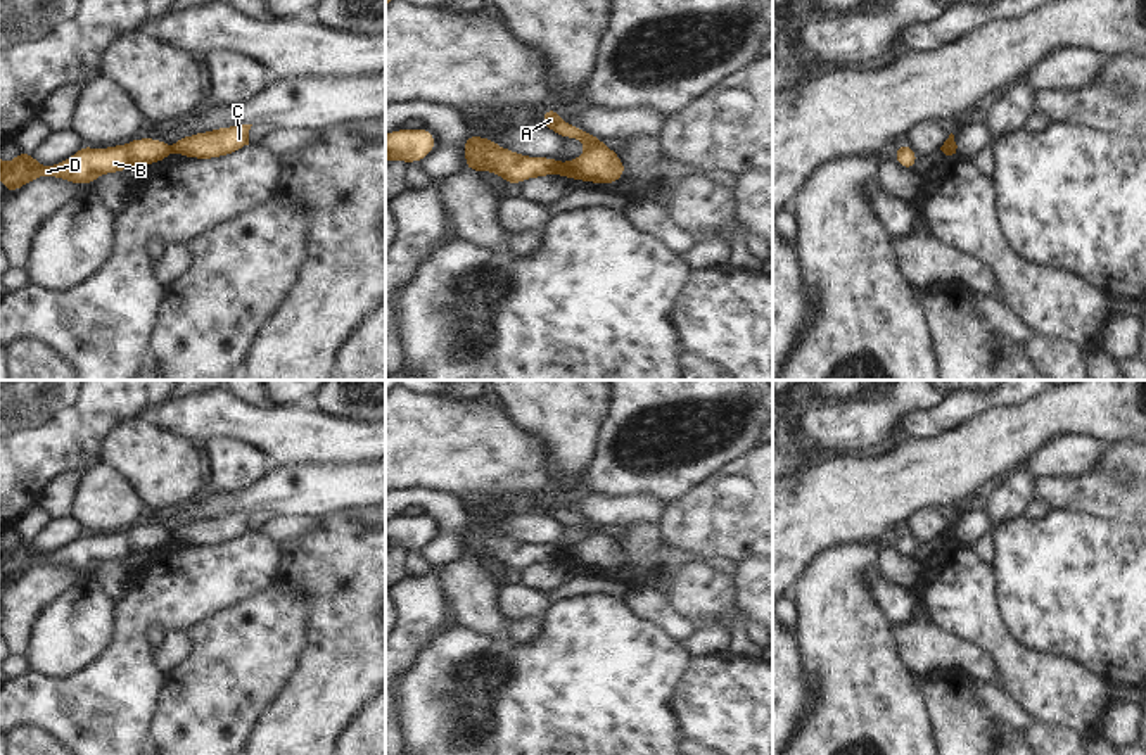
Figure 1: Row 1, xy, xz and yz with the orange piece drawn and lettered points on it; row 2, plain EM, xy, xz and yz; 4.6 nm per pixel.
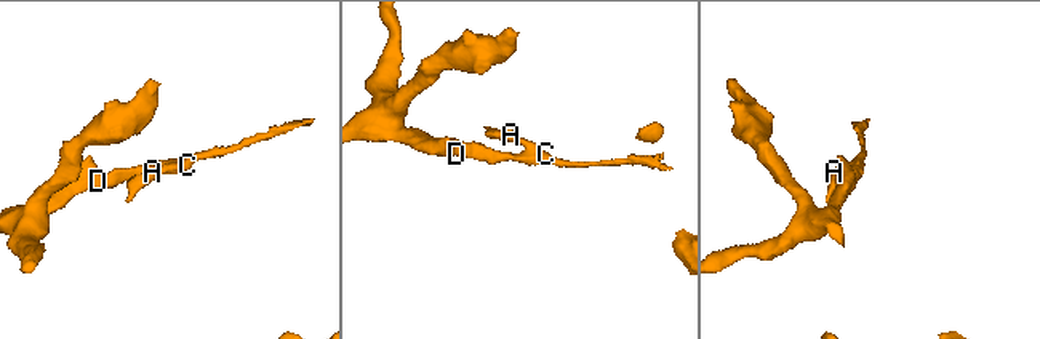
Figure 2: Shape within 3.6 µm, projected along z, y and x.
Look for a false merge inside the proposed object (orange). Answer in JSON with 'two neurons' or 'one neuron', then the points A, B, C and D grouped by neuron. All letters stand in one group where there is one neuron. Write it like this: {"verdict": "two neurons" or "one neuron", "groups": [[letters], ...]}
{"verdict": "two neurons", "groups": [["A", "C"], ["B", "D"]]}

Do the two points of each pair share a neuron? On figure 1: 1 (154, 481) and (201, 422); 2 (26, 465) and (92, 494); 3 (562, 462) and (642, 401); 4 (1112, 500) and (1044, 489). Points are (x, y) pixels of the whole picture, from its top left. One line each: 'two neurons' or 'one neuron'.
1: two neurons
2: two neurons
3: two neurons
4: one neuron

